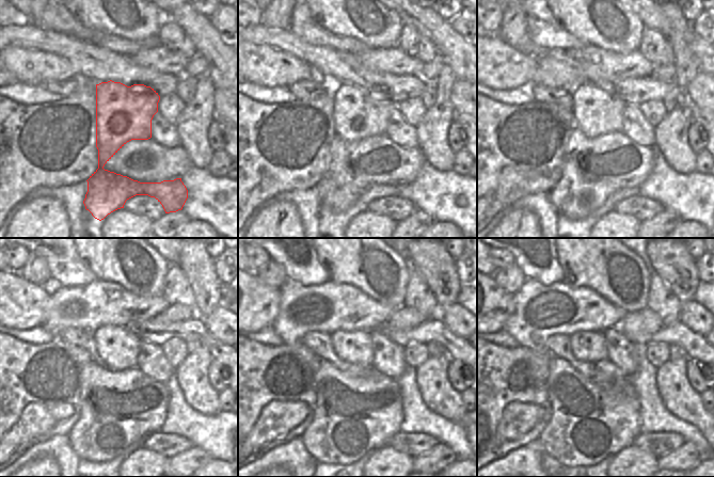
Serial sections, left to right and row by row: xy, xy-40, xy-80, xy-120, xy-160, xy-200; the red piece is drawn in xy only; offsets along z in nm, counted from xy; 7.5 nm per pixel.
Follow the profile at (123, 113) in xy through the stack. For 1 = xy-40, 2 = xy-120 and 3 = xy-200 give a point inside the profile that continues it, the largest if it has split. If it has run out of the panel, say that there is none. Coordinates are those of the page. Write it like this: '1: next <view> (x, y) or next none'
1: next xy-40 (356, 114)
2: next xy-120 (117, 348)
3: next xy-200 (586, 346)

